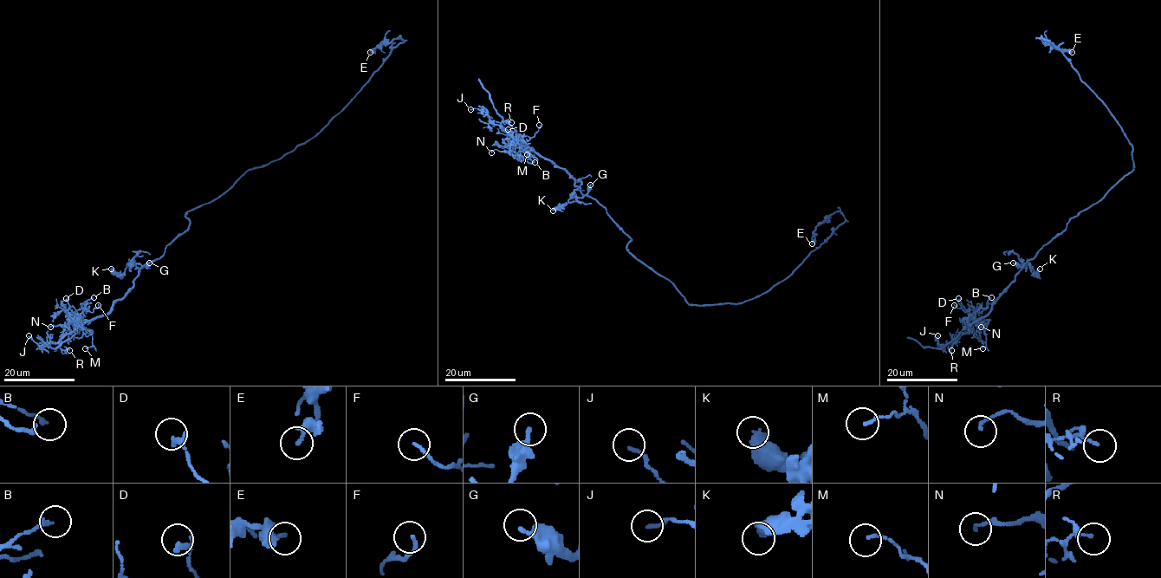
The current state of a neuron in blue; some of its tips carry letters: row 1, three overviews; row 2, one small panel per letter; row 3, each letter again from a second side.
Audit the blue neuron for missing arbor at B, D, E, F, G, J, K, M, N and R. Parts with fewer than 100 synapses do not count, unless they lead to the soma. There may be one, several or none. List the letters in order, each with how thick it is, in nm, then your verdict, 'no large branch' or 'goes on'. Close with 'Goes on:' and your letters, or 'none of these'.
B: 170 nm thick; no large branch
D: 240 nm thick; no large branch
E: 320 nm thick; no large branch
F: 120 nm thick; no large branch
G: 240 nm thick; no large branch
J: 140 nm thick; no large branch
K: 550 nm thick; no large branch
M: 110 nm thick; no large branch
N: 110 nm thick; no large branch
R: 80 nm thick; no large branch
Goes on: none of these

